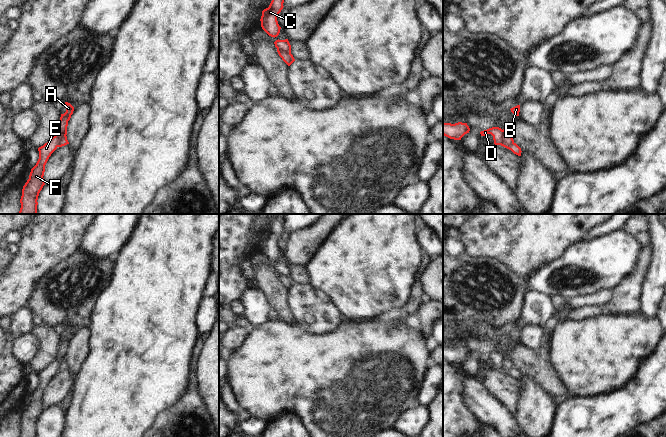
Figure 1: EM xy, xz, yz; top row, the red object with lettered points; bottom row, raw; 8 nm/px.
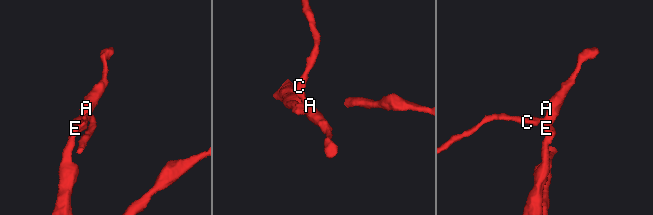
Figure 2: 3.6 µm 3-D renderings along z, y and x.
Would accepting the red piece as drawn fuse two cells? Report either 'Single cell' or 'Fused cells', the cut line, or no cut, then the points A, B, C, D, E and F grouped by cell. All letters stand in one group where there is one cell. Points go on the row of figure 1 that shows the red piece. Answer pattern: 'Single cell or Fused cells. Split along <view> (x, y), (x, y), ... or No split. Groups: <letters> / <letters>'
Fused cells. Split along yz (503, 129), (504, 144), (506, 146). Groups: A B E F / C D.

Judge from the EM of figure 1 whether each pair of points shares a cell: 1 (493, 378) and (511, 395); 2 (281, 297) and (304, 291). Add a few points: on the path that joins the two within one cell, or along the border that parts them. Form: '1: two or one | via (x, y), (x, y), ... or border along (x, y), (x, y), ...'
1: one | via (497, 382), (507, 391)
2: two | border along (288, 290), (288, 303), (295, 318)

